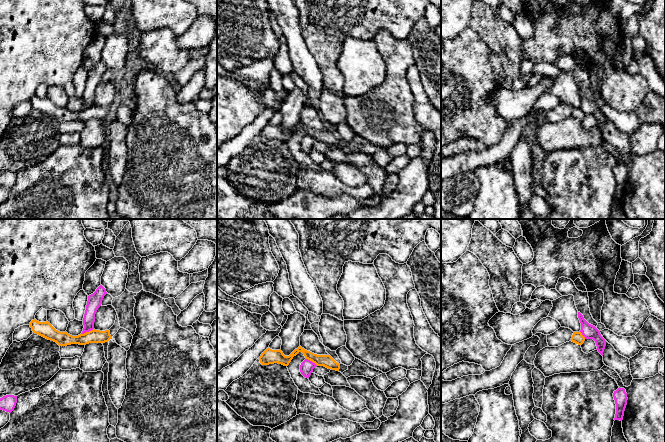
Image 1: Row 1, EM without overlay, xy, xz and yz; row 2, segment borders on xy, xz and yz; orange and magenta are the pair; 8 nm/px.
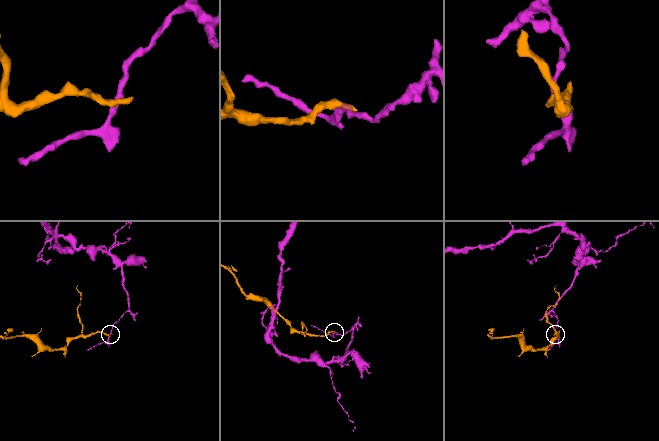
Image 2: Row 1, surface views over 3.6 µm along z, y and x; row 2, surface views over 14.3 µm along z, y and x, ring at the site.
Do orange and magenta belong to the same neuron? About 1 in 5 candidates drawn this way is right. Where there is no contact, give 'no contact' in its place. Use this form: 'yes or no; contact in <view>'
no; contact in xy

